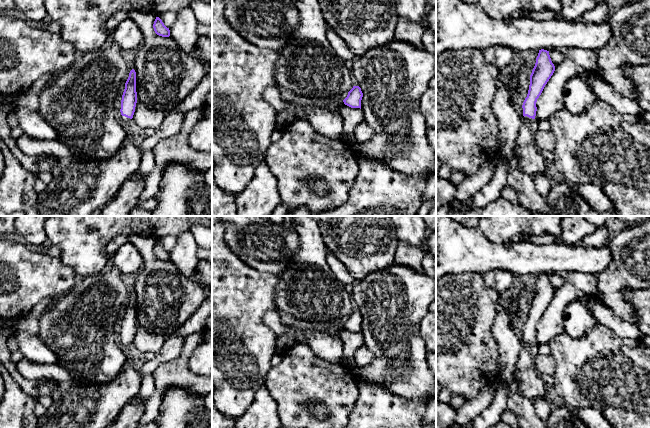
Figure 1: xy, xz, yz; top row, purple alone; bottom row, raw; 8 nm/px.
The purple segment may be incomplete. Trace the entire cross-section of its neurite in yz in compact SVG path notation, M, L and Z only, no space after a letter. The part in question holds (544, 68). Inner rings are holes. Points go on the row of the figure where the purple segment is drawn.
M539 50L535 66L530 75L528 94L522 105L525 121L522 122L515 145L515 153L520 167L524 173L531 177L537 173L546 174L545 160L536 146L529 123L535 119L537 99L554 71L555 66L551 61L549 51Z

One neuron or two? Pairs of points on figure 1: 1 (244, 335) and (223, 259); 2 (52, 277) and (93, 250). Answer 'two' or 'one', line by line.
1: one
2: two

